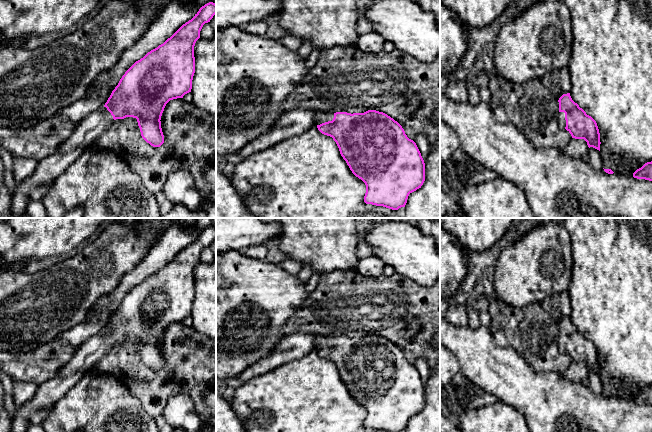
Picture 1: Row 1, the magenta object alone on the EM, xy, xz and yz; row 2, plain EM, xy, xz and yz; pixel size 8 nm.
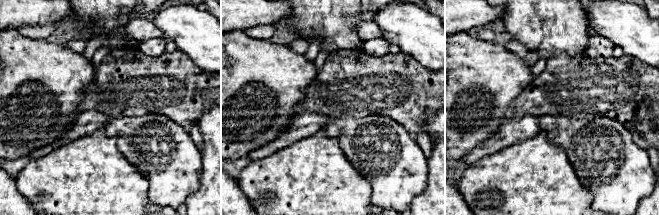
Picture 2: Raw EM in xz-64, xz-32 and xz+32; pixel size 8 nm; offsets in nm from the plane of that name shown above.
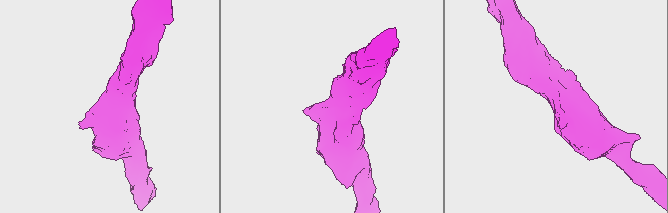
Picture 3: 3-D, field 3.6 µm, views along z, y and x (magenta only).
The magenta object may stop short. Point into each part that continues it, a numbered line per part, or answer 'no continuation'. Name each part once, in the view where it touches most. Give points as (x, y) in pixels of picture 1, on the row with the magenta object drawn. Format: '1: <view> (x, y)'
1: xz (321, 117)

